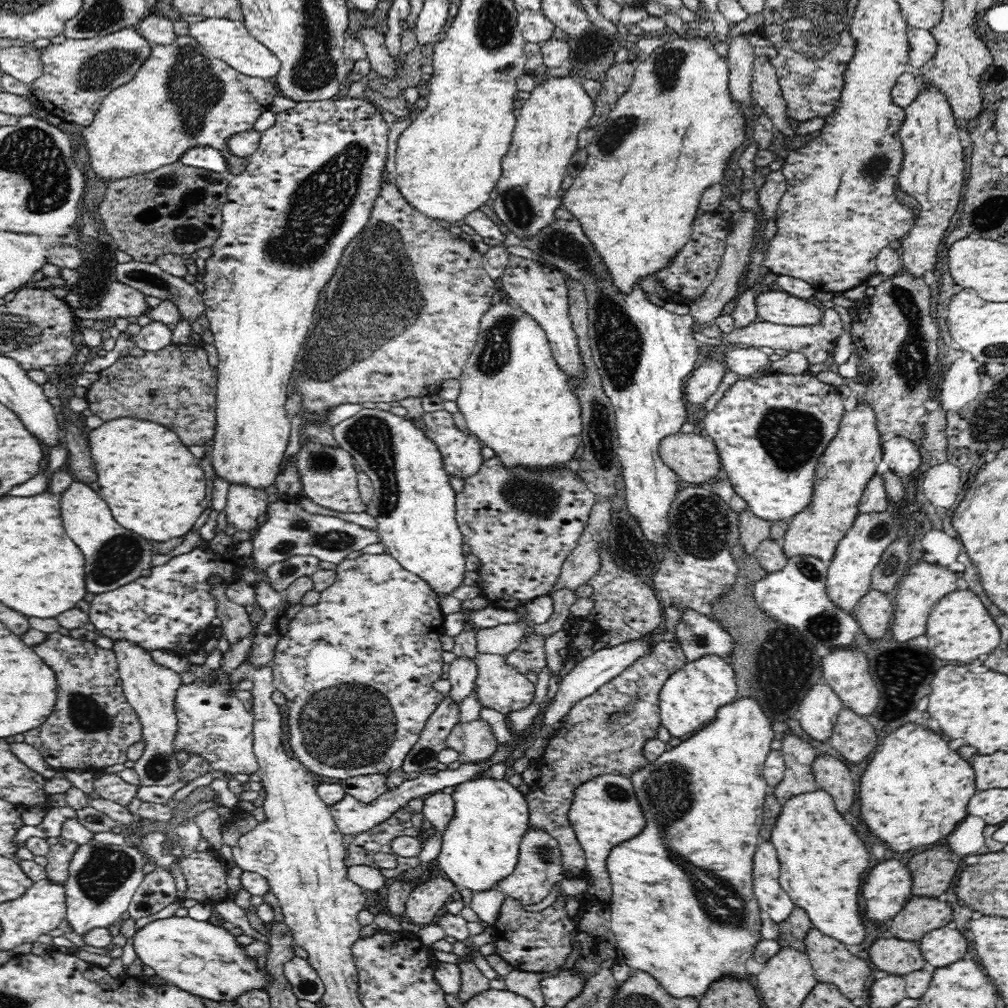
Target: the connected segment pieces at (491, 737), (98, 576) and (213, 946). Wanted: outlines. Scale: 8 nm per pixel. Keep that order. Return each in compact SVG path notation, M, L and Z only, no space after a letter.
M481 717L471 722L458 721L447 736L446 746L458 752L460 764L481 763L497 749L496 736Z
M72 482L60 496L60 510L64 516L66 534L82 548L86 556L86 590L88 597L110 592L142 577L144 570L151 570L152 545L147 539L122 528L108 504L86 484Z
M170 916L170 918L162 918L162 920L154 920L154 922L150 922L150 924L146 924L146 926L142 926L140 930L136 931L133 934L134 943L134 951L136 951L136 955L138 955L139 960L146 966L150 966L153 968L160 978L164 978L168 983L172 985L176 985L178 988L182 990L188 991L190 994L202 997L209 998L210 1000L230 1000L236 1001L238 996L240 996L243 992L251 991L252 989L263 990L265 994L265 988L268 983L271 983L271 973L267 972L267 970L259 969L256 965L256 962L252 961L250 957L246 957L246 951L244 951L244 946L239 946L236 941L236 937L232 935L229 931L229 926L214 926L214 924L210 924L210 922L200 922L200 920L192 920L188 916Z

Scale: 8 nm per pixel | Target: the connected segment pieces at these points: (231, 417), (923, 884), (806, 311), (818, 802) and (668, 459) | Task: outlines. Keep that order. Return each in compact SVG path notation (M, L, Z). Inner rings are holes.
M345 97L334 100L304 101L296 103L294 108L280 112L275 116L275 123L272 128L268 128L261 133L260 144L249 157L248 166L242 173L234 175L234 179L229 182L227 188L227 202L224 204L221 215L222 224L220 225L219 235L216 242L212 244L212 254L205 260L205 273L203 274L204 290L201 292L205 306L205 315L209 320L209 328L213 332L213 344L217 348L219 363L217 369L217 388L216 388L216 429L212 444L212 466L216 475L229 484L243 484L254 490L265 490L268 486L275 483L279 476L280 464L286 452L291 433L291 417L286 413L285 405L288 399L288 384L290 384L290 374L294 370L294 358L298 356L306 334L312 326L316 304L319 304L320 292L338 268L338 262L342 258L344 246L352 238L358 236L358 232L363 231L368 224L370 213L374 203L380 196L382 172L387 161L387 136L388 129L391 127L380 115L379 111L369 101L365 99L353 99Z
M936 846L916 854L908 862L912 872L912 894L916 896L940 896L948 890L956 876L960 856L952 854L948 846Z
M774 287L761 292L755 298L758 320L786 326L818 324L823 307L812 299L792 296Z
M824 789L797 794L782 801L780 814L771 830L772 842L780 856L779 884L792 899L795 906L802 906L814 927L844 945L860 944L866 936L860 908L858 908L858 892L862 884L862 874L870 866L870 854L864 842L856 836L854 828L844 820L844 816L836 810L834 800Z
M678 432L660 442L660 459L684 483L708 483L719 473L722 461L717 446L703 434Z

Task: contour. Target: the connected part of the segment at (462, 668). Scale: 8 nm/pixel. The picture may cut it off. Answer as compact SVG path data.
M462 655L449 664L449 669L450 678L448 680L451 683L451 690L448 695L452 697L452 701L461 704L464 698L475 690L478 677L476 661Z

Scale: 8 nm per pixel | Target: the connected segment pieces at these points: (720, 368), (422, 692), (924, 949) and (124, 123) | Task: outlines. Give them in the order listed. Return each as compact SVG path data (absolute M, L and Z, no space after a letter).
M708 358L693 370L683 386L685 400L692 404L704 404L716 392L724 378L727 366L724 362Z
M388 552L381 554L362 553L354 559L344 559L337 564L336 580L328 587L320 592L318 604L312 606L302 606L300 611L291 619L288 631L280 635L274 649L274 656L271 660L273 673L273 685L275 690L280 690L287 698L288 706L288 728L290 738L288 744L291 750L296 754L295 758L306 768L310 768L312 772L320 774L320 776L328 776L328 778L337 778L346 780L353 776L367 774L384 774L391 773L401 768L404 758L408 756L408 752L426 726L430 715L439 707L442 699L445 697L434 689L434 682L442 678L442 643L440 636L444 632L444 617L440 611L440 603L438 602L438 593L432 591L432 587L428 585L428 581L422 577L412 573Z
M938 928L920 940L920 952L928 964L942 968L962 960L966 954L966 938L958 930Z
M176 36L172 44L151 45L150 57L136 76L115 88L99 104L92 124L84 127L82 136L90 155L92 170L106 184L116 178L146 174L160 166L180 161L180 156L196 146L226 149L230 136L253 128L262 112L268 111L279 90L271 79L249 77L219 59L213 59L192 36Z

